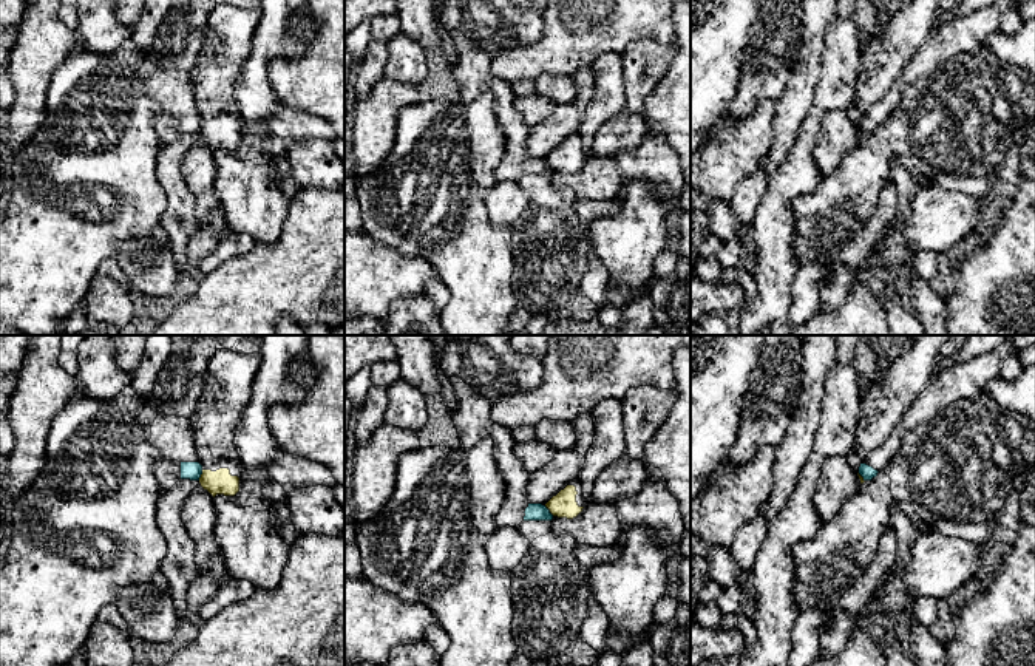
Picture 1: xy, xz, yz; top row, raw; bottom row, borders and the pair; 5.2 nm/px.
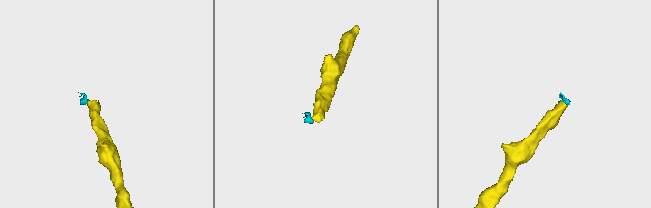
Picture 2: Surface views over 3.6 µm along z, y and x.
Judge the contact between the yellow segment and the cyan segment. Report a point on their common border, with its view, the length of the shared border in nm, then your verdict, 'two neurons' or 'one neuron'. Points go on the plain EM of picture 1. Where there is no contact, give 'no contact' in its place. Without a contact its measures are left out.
contact xy (201, 129); length 60 nm; two neurons

